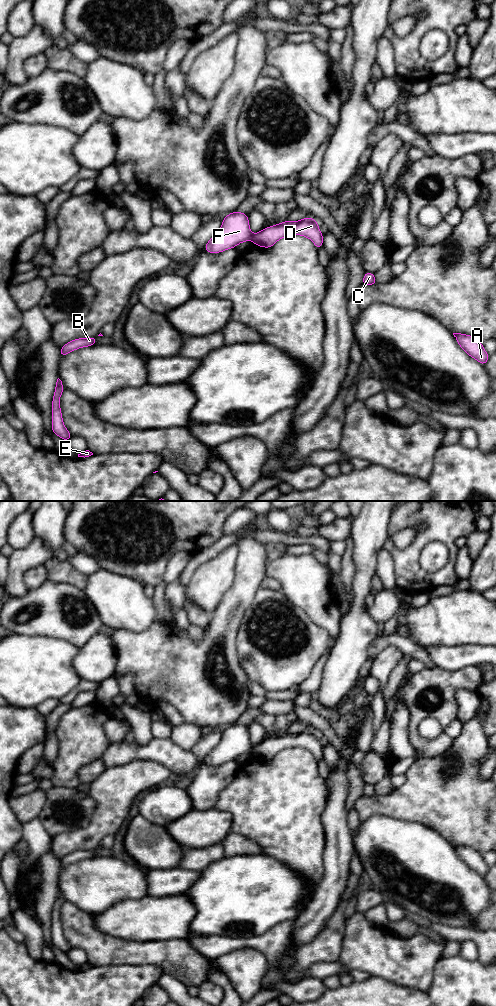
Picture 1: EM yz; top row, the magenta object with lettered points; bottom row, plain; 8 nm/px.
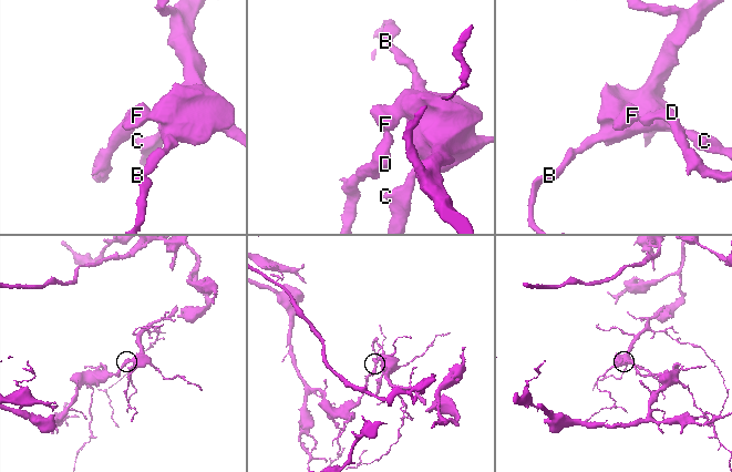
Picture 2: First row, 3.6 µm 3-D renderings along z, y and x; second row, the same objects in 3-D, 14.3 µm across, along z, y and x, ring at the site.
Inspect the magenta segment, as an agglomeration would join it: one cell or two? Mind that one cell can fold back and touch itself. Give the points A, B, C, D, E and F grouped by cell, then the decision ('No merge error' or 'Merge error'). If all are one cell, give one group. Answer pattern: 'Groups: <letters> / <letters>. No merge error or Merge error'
Groups: A B C E F / D. Merge error

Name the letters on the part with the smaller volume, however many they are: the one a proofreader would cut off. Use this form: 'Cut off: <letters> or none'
Cut off: A, B, C, E, F

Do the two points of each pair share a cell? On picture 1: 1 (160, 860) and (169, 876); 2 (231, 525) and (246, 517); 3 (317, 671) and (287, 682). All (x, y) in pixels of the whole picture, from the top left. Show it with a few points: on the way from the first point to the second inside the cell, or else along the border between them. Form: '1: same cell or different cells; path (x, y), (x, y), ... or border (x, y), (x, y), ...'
1: different cells; border (176, 866), (148, 869), (146, 871)
2: same cell; path (235, 521), (242, 517)
3: different cells; border (323, 654), (310, 674), (295, 689)

